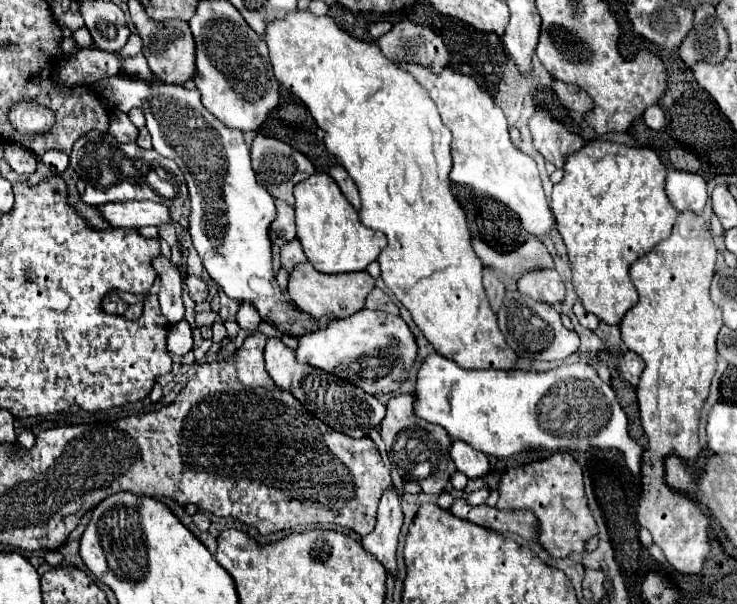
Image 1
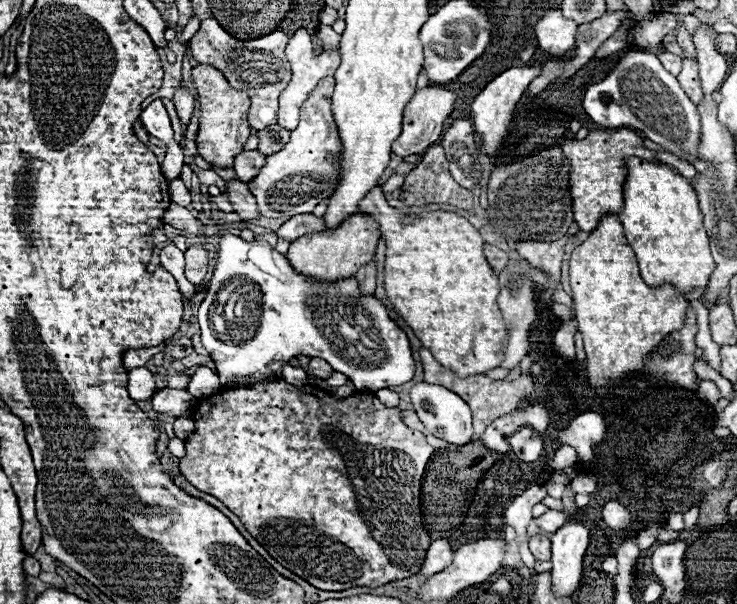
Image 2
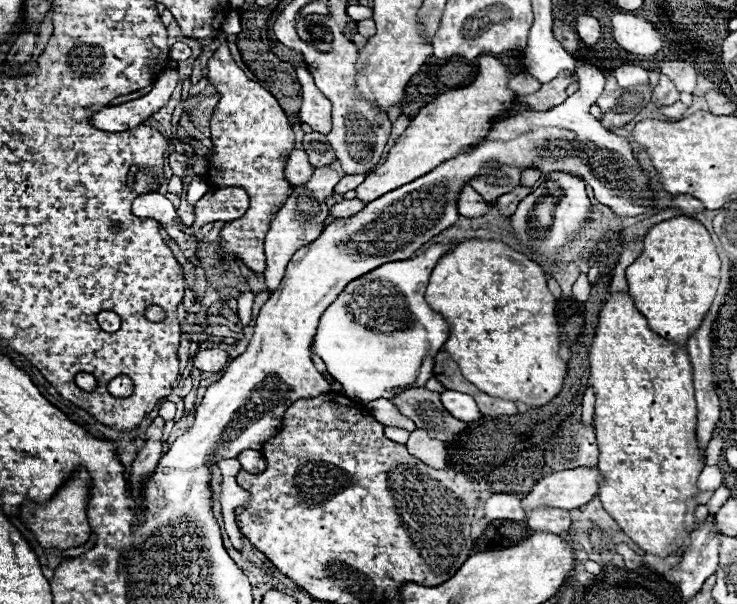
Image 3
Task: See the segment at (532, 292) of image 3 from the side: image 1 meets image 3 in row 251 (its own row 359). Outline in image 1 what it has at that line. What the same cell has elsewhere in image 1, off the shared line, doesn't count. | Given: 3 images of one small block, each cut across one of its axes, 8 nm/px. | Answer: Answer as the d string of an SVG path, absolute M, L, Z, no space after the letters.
M294 10L288 12L284 18L272 20L266 26L264 32L264 42L268 44L270 50L270 62L274 68L274 76L280 80L280 84L290 90L292 94L296 94L310 110L312 118L316 120L316 124L326 130L326 148L342 162L342 166L346 168L346 172L352 176L352 180L358 184L360 190L360 198L362 198L362 208L360 208L360 222L366 228L372 230L380 230L386 234L388 238L388 246L380 252L378 264L382 270L382 278L386 282L386 286L394 292L394 296L410 310L414 322L418 324L418 328L424 332L424 336L430 340L430 344L436 348L438 354L442 354L444 358L454 360L456 364L460 364L462 368L500 368L500 370L510 370L514 368L516 362L516 352L512 348L508 348L498 324L496 324L496 316L490 310L488 298L484 294L484 286L482 286L482 260L474 254L472 250L472 242L470 242L470 232L466 226L466 214L460 208L460 204L456 202L456 198L450 192L450 180L448 174L452 170L452 156L450 156L450 130L442 124L440 114L436 104L430 100L428 92L420 88L420 84L406 72L402 70L398 64L390 62L382 50L378 48L378 44L374 42L362 42L352 38L350 34L346 34L342 28L336 26L336 22L330 16L316 16L310 10Z

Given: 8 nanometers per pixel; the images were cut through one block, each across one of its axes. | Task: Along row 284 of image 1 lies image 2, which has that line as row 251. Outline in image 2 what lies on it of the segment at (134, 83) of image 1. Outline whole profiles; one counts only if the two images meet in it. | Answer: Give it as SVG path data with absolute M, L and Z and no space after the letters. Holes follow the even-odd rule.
M224 234L220 238L214 276L208 284L206 298L198 308L202 344L216 364L216 372L222 380L220 388L246 386L242 384L246 380L280 380L282 368L268 366L274 362L286 364L300 354L308 358L324 358L336 372L346 374L362 392L376 392L380 388L410 382L416 366L408 336L390 318L388 308L374 294L360 296L358 302L362 304L364 312L372 316L382 350L364 358L354 346L338 340L338 302L342 302L344 296L354 296L358 292L360 288L356 276L330 284L316 278L310 280L308 276L296 272L288 258L268 242L244 242L240 236ZM236 304L238 320L234 314Z

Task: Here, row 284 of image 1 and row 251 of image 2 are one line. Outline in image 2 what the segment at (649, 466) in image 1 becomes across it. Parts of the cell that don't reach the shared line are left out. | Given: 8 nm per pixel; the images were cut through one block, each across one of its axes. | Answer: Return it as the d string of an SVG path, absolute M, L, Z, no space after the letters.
M628 158L624 210L618 218L632 250L636 252L640 274L648 286L658 288L660 284L672 284L690 302L704 294L716 262L710 254L696 192L688 180L672 172L666 164Z

